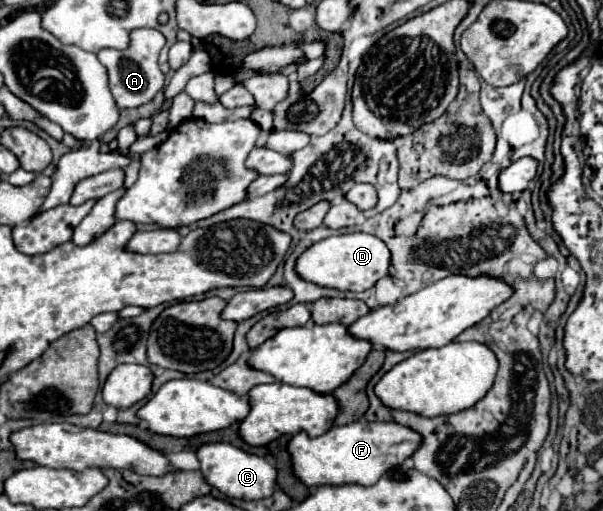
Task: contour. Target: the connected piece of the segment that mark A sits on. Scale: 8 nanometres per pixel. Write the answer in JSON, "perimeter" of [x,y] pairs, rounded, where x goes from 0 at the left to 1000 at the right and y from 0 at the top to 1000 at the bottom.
{"perimeter":[[[224,57],[217,61],[217,84],[211,96],[167,96],[161,104],[164,119],[181,139],[181,170],[197,213],[240,205],[270,174],[274,151],[260,123],[270,88],[274,88],[274,72],[260,57]]]}

